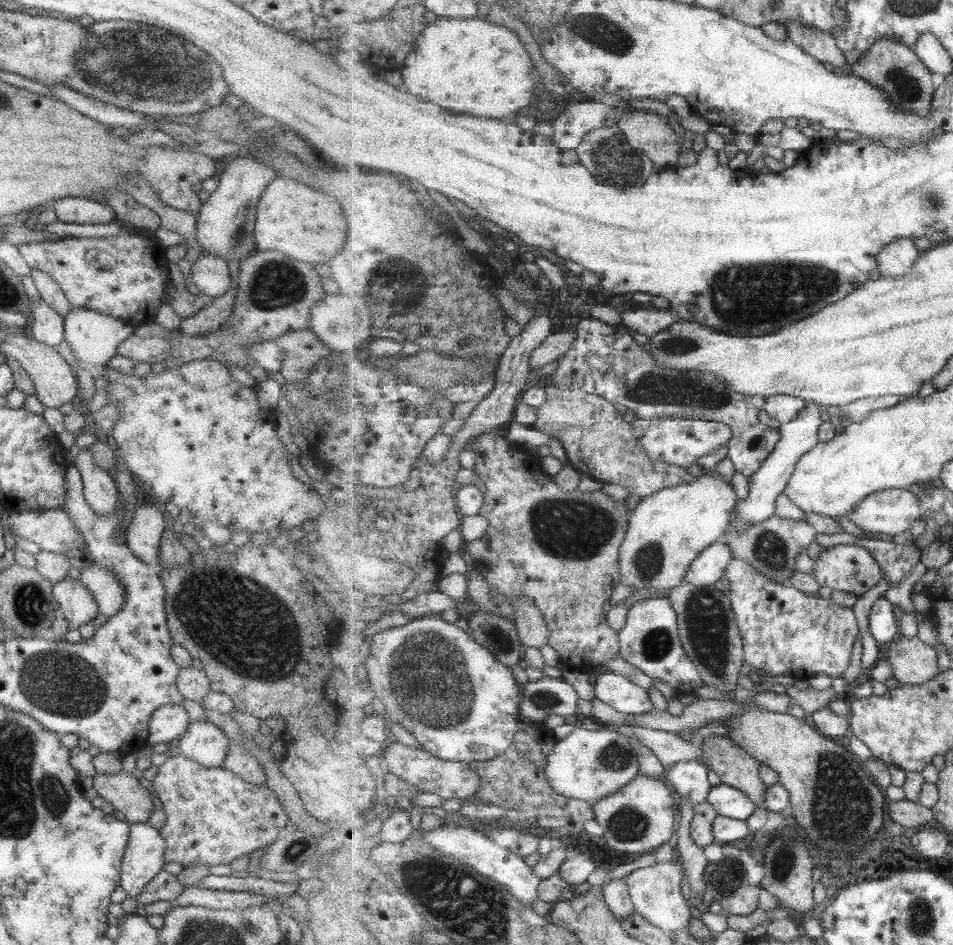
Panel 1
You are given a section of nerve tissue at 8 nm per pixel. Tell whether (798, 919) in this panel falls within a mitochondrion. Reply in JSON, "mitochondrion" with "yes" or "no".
{"mitochondrion":"no"}

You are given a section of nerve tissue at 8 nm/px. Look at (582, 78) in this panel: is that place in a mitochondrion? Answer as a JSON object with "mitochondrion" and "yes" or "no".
{"mitochondrion":"no"}

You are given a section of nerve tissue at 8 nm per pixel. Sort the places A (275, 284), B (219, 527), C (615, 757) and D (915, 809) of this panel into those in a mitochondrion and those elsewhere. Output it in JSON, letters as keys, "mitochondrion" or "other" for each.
{"A":"mitochondrion","B":"other","C":"mitochondrion","D":"other"}

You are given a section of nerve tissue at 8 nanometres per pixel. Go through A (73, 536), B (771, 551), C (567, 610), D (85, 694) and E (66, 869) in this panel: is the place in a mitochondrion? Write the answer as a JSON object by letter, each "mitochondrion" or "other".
{"A":"other","B":"mitochondrion","C":"other","D":"mitochondrion","E":"other"}

